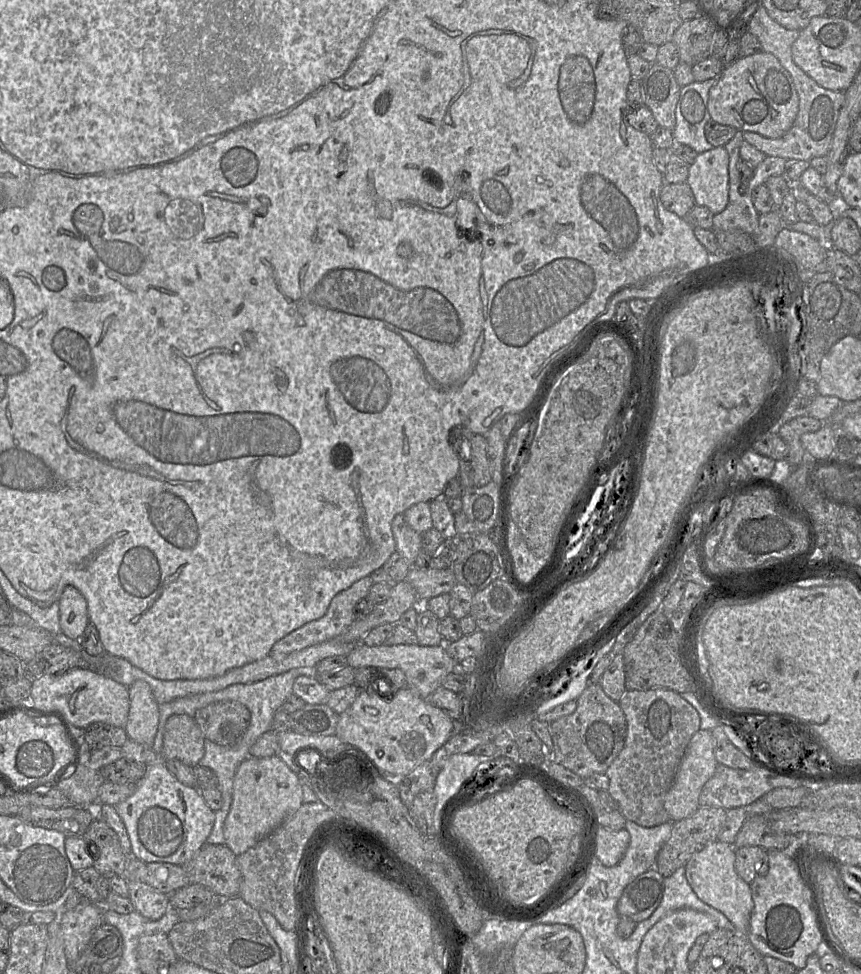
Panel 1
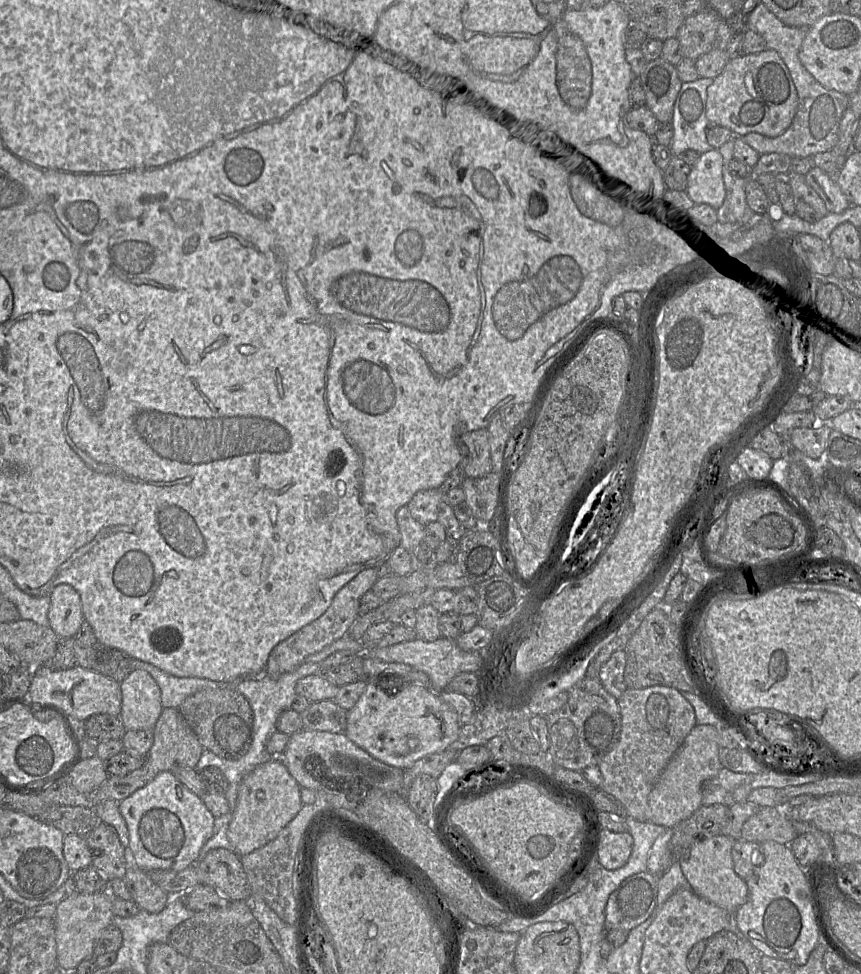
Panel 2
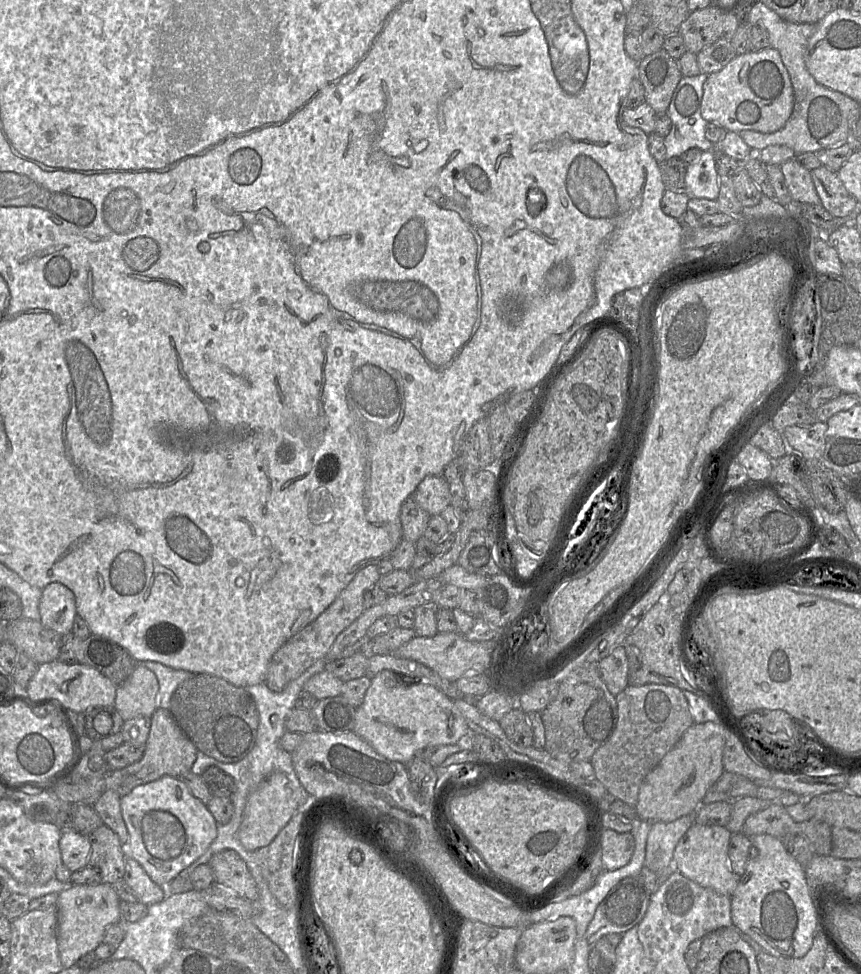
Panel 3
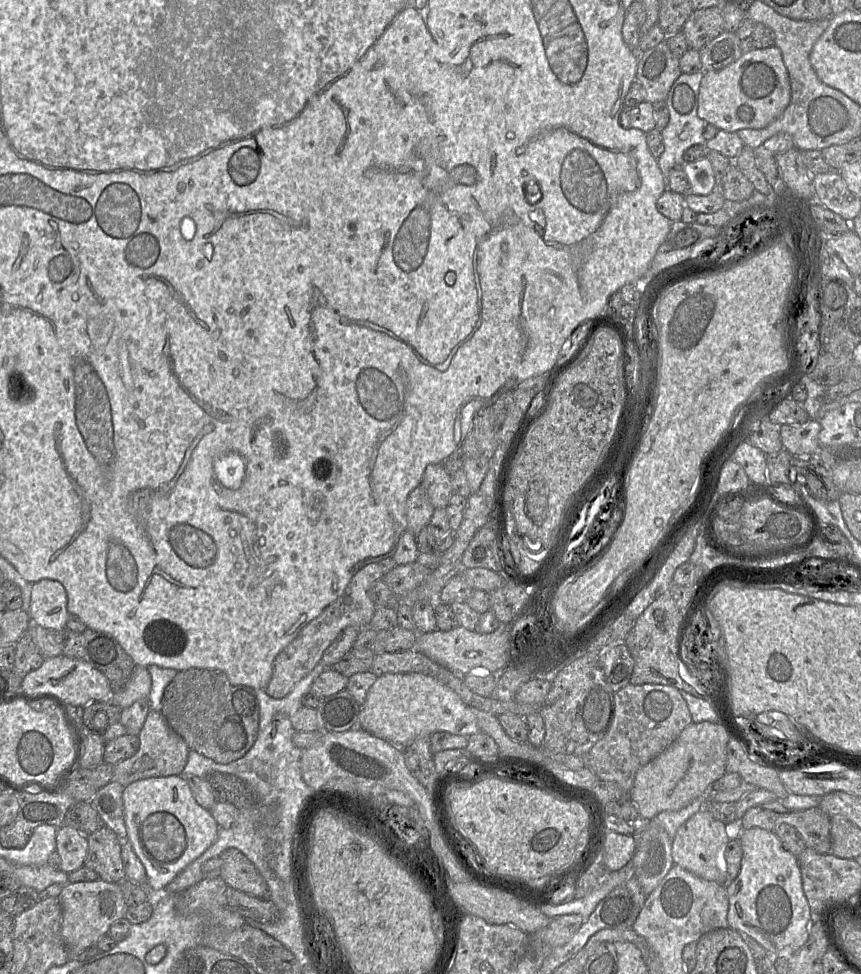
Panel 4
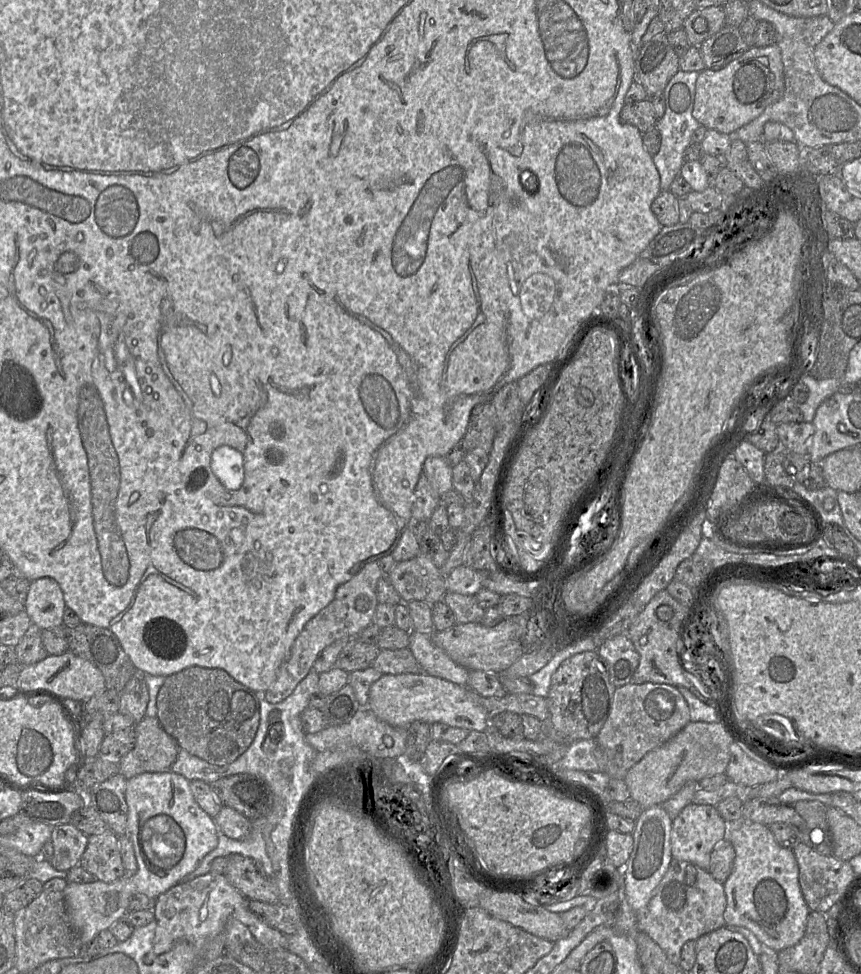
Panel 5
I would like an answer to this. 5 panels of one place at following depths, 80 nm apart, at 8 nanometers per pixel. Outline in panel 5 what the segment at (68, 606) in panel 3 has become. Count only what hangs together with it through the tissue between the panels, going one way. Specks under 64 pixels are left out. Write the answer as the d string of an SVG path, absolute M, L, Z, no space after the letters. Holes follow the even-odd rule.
M43 577L30 582L25 610L41 630L64 626L65 607L63 592L56 580Z

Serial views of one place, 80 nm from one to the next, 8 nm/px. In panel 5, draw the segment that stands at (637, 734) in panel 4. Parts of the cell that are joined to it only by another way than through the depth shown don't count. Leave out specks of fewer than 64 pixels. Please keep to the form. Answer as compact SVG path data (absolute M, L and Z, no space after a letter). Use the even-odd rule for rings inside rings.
M645 682L628 683L616 687L612 698L609 715L595 737L597 744L607 757L606 773L610 778L623 779L628 770L647 752L662 745L690 722L688 704L675 686Z

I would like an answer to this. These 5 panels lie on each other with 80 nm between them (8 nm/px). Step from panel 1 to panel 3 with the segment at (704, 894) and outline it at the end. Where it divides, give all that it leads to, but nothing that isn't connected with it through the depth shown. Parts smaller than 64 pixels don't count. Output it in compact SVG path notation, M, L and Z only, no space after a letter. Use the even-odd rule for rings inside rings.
M694 823L675 847L673 859L677 871L700 886L730 897L741 877L729 866L728 845L731 835L725 826Z

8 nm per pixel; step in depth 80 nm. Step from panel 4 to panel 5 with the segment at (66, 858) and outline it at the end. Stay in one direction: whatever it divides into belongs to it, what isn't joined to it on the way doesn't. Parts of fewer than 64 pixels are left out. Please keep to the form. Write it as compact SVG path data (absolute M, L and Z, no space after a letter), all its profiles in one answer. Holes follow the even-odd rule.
M71 823L54 826L51 842L53 855L51 865L62 871L68 871L78 866L87 847L88 836Z

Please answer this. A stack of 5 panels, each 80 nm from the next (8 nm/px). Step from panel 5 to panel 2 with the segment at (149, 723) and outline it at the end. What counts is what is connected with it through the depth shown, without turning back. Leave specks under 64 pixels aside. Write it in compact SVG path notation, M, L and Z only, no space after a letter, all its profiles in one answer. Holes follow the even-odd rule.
M164 708L153 729L153 735L154 742L145 758L144 765L125 776L108 776L98 790L98 798L108 798L120 802L136 790L146 786L163 771L172 771L174 768L196 767L204 749L179 709Z

